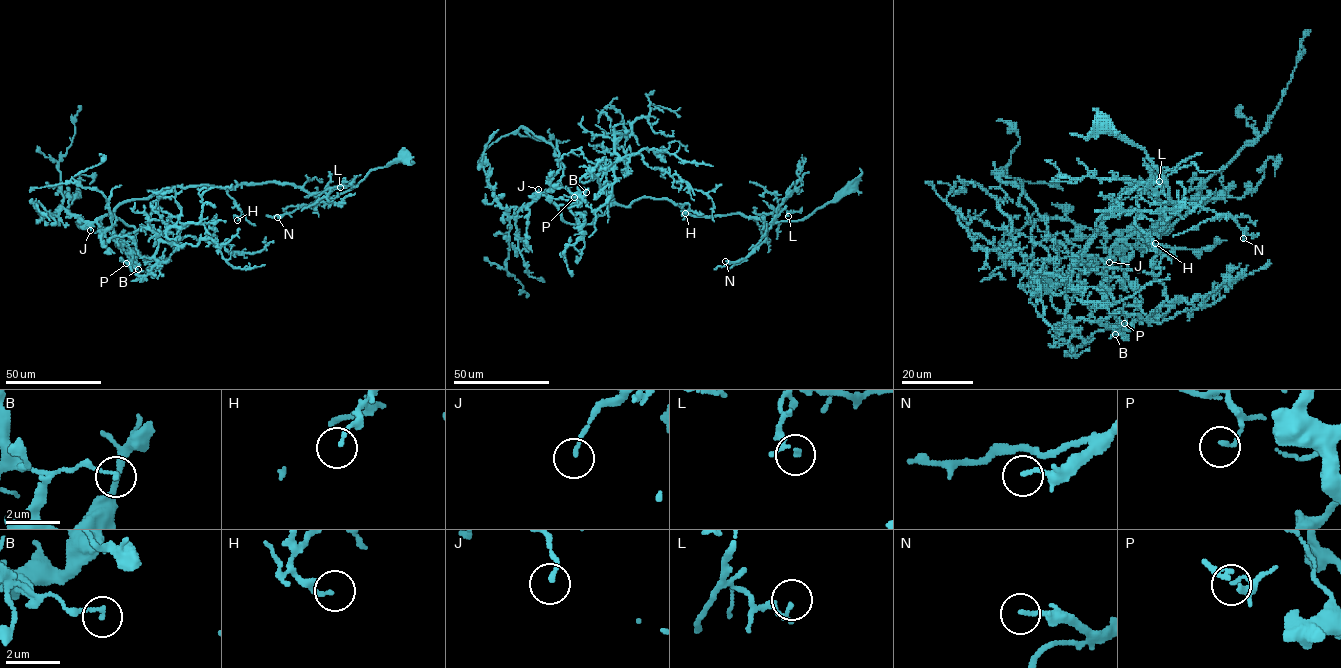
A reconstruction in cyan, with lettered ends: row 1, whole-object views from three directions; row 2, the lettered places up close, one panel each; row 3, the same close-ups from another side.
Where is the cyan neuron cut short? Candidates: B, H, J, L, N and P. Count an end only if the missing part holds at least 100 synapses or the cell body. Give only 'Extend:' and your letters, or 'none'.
Extend: N

